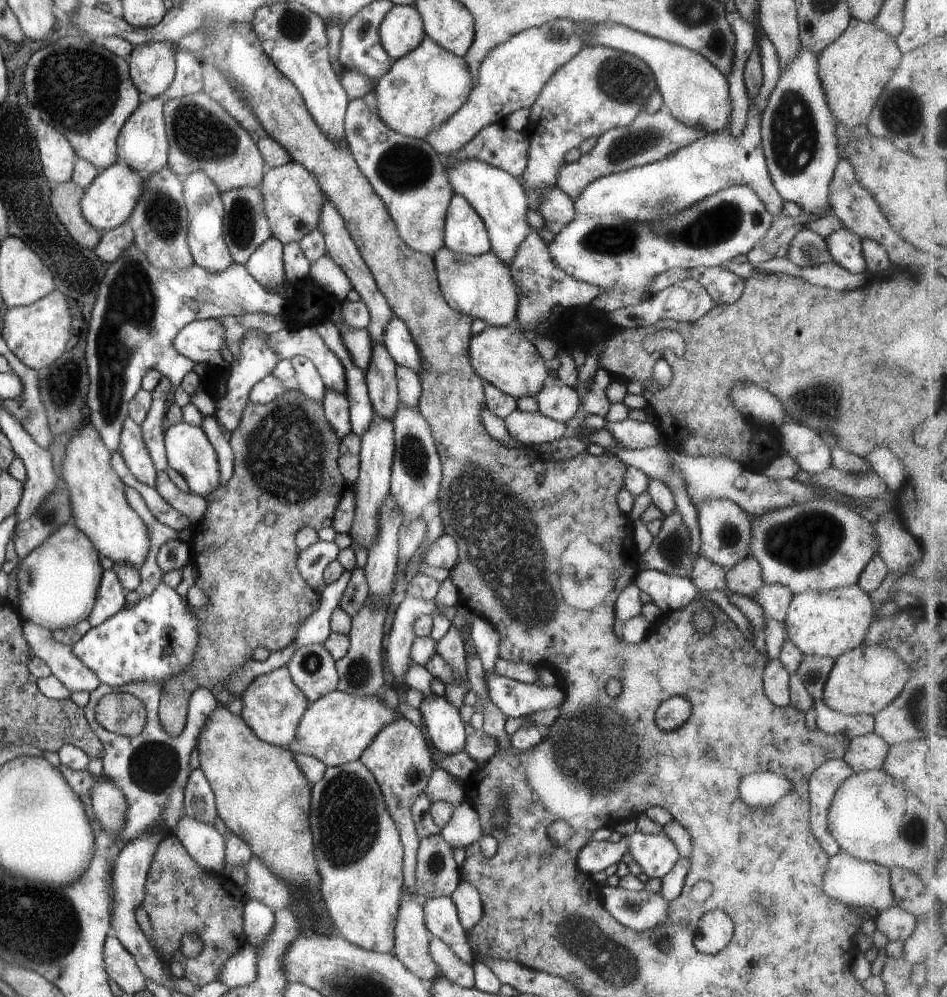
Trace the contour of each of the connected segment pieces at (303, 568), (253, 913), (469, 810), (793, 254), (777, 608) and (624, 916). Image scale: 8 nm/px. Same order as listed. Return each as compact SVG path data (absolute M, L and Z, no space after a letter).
M318 538L315 544L298 551L295 558L297 572L314 591L320 593L326 585L323 582L323 570L336 559L337 554L339 549L334 542L325 542Z
M247 899L242 912L246 942L254 947L259 946L265 940L265 936L268 937L273 930L273 924L275 924L273 916L274 912L263 906L261 902Z
M467 800L455 805L449 822L439 830L441 838L452 848L463 848L481 836L477 812Z
M801 229L795 233L784 258L798 267L811 267L833 260L827 252L825 237L809 229Z
M765 584L755 592L755 602L764 610L764 614L781 622L785 618L792 592L783 584Z
M619 886L600 888L601 904L621 926L633 932L645 932L665 922L667 918L667 900L661 894L623 890Z

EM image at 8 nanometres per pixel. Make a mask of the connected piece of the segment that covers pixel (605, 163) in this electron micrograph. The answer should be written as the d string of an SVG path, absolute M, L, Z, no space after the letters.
M664 106L652 113L639 112L629 124L610 128L601 133L593 147L588 152L582 153L577 160L565 162L561 166L561 170L557 172L556 186L573 201L581 194L581 188L585 188L589 182L607 174L626 171L658 161L680 148L685 148L687 144L693 144L697 138L706 134L707 132L703 132L701 128L685 126L673 118Z

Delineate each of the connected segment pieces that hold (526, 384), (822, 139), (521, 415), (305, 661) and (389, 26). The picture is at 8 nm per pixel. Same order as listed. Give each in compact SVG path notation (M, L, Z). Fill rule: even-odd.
M511 325L485 326L483 330L472 334L467 344L467 358L473 372L483 380L484 384L491 384L503 394L516 399L523 396L534 397L548 383L548 370L537 348L523 332Z
M799 45L799 52L781 70L766 100L760 135L765 166L777 194L783 201L797 204L801 213L825 217L831 214L829 180L840 156L835 136L838 122L825 102L825 92L817 76L817 56L813 50Z
M516 408L502 421L509 436L525 446L547 444L568 434L564 423L551 420L539 411L526 412Z
M322 644L303 645L293 652L286 664L287 672L307 702L336 689L338 676L334 661Z
M393 5L378 26L381 48L391 61L417 48L423 40L423 23L415 7Z

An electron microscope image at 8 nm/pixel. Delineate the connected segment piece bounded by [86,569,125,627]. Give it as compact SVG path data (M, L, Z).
M103 570L101 572L101 582L97 588L97 598L95 598L93 608L87 616L90 626L97 626L115 612L119 612L125 604L125 591L117 574L113 570Z

